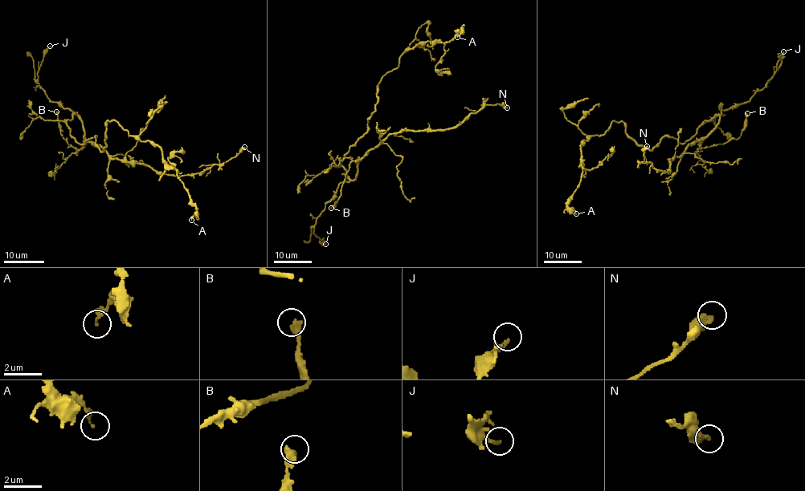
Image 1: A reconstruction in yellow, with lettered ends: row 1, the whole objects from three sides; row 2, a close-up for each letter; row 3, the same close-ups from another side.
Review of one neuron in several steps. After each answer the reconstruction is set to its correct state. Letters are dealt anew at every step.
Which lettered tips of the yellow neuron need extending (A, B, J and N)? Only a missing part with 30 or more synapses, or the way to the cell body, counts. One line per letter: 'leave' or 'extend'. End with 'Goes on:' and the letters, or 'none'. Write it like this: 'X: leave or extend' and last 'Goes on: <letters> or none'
A: leave
B: leave
J: leave
N: leave
Goes on: none

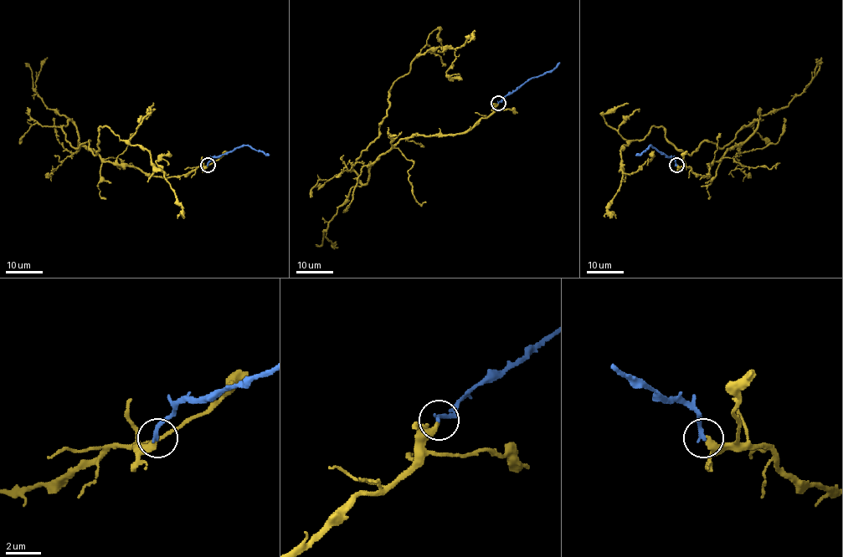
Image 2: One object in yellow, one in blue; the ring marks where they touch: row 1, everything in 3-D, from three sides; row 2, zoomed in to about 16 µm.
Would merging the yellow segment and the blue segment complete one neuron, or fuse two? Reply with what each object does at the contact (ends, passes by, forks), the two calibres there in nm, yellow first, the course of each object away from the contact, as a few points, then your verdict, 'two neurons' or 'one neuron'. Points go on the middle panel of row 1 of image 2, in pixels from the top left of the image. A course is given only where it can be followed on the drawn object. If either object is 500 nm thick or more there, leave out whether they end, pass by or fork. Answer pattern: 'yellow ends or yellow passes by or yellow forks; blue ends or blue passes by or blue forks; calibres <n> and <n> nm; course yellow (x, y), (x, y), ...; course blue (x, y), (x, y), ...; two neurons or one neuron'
yellow ends; blue ends; calibres 320 and 240 nm; course yellow (498, 103), (454, 135), (401, 139), (363, 184), (352, 170), (411, 62), (472, 34), (468, 43); course blue (498, 102), (532, 78), (550, 73), (560, 62); one neuron

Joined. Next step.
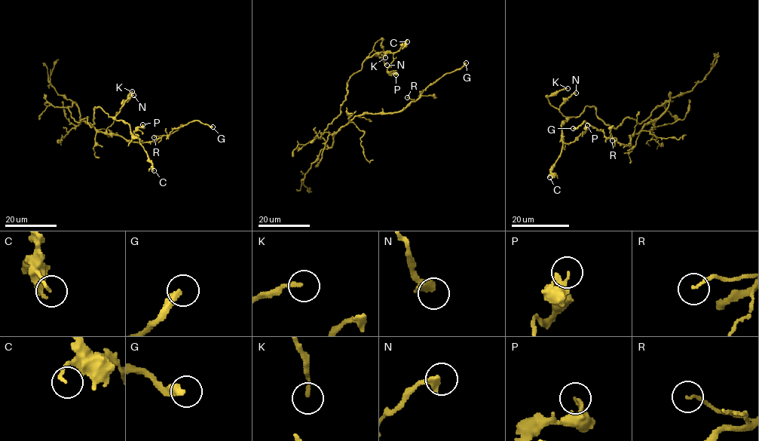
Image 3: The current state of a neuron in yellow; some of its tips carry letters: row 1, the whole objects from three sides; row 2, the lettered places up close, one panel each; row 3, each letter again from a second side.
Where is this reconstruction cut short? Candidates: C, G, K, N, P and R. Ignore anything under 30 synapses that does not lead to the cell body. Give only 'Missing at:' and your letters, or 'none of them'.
Missing at: G

